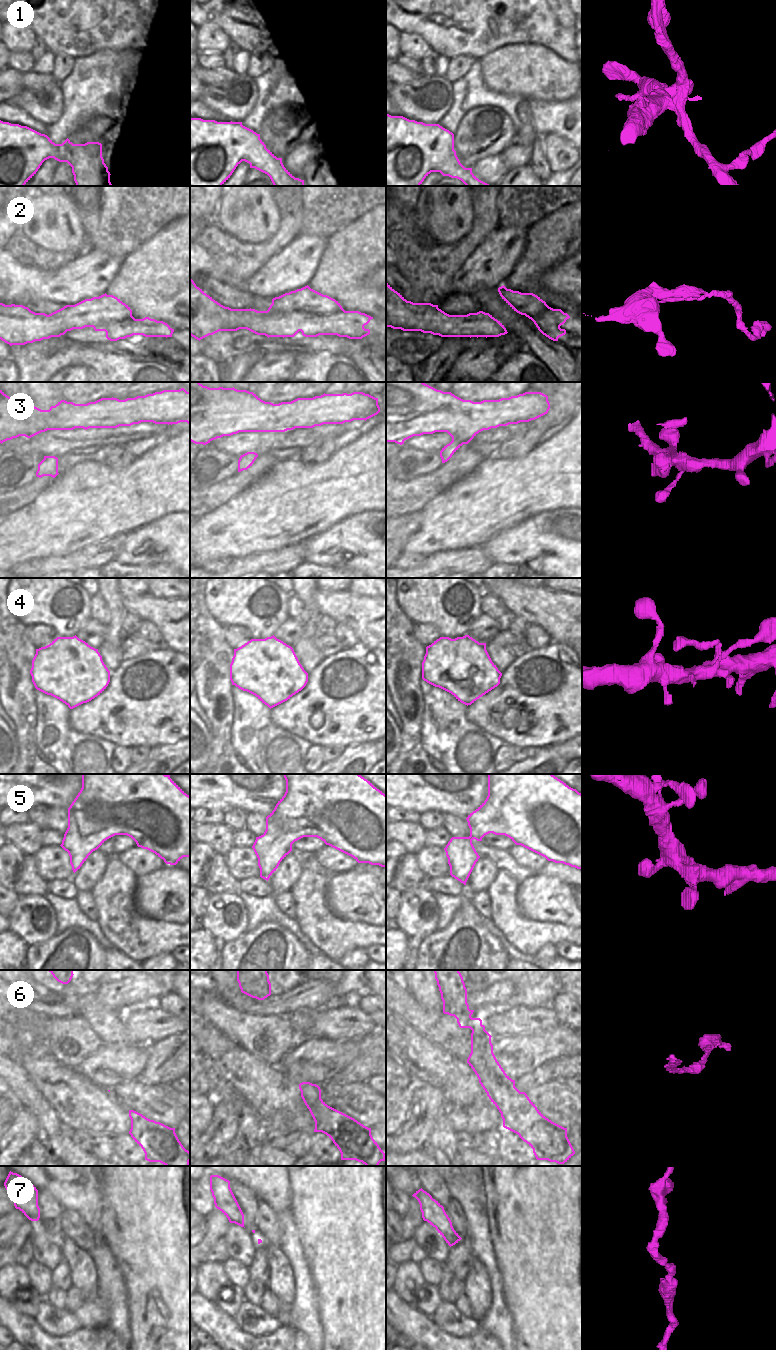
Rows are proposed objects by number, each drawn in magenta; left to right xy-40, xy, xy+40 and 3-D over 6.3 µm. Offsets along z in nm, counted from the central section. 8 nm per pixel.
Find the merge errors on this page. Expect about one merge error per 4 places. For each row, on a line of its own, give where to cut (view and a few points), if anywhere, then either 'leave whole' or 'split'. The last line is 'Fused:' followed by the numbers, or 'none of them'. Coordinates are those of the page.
1: cut xy+40 (453, 149), (448, 153), (448, 159), (440, 167), (439, 171); split
2: cut none; leave whole
3: cut none; leave whole
4: cut none; leave whole
5: cut none; leave whole
6: cut none; leave whole
7: cut none; leave whole
Fused: 1

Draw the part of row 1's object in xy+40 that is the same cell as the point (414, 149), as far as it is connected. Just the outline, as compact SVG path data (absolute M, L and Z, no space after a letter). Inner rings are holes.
M386 114L386 186L420 186L431 172L440 172L440 167L448 161L448 153L454 150L454 134L439 124L425 124L409 120L403 116Z

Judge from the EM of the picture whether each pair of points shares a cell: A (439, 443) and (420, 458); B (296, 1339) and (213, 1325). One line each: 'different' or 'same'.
A: different
B: same

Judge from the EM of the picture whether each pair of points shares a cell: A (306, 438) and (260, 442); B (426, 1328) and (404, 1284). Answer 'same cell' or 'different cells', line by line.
A: same cell
B: different cells

